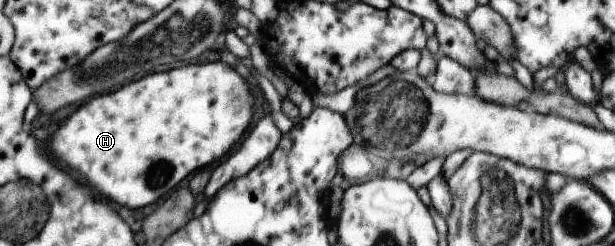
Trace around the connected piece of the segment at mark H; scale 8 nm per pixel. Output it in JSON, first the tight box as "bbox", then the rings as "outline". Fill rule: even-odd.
{"bbox":[48,61,254,210],"outline":[[[222,61],[190,63],[162,74],[142,76],[116,92],[83,101],[84,104],[50,136],[48,146],[62,164],[90,186],[92,194],[112,200],[118,206],[140,210],[156,202],[196,168],[202,169],[220,160],[240,139],[254,113],[254,96],[251,96],[253,93],[250,93],[247,83],[234,68]]]}

